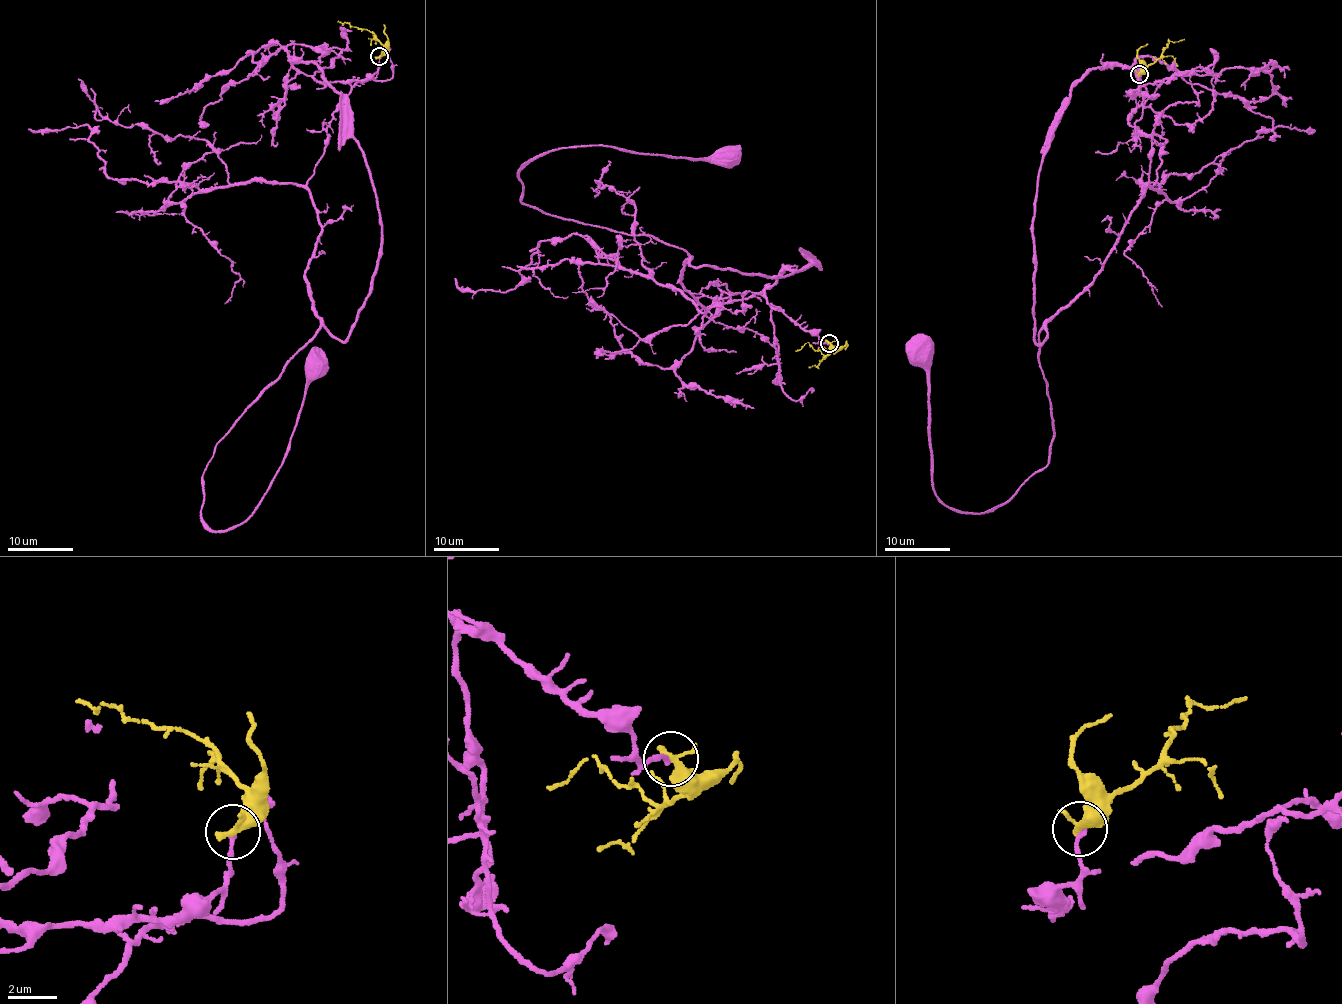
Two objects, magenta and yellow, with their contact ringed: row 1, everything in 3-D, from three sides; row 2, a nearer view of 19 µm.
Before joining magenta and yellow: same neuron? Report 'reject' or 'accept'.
reject

